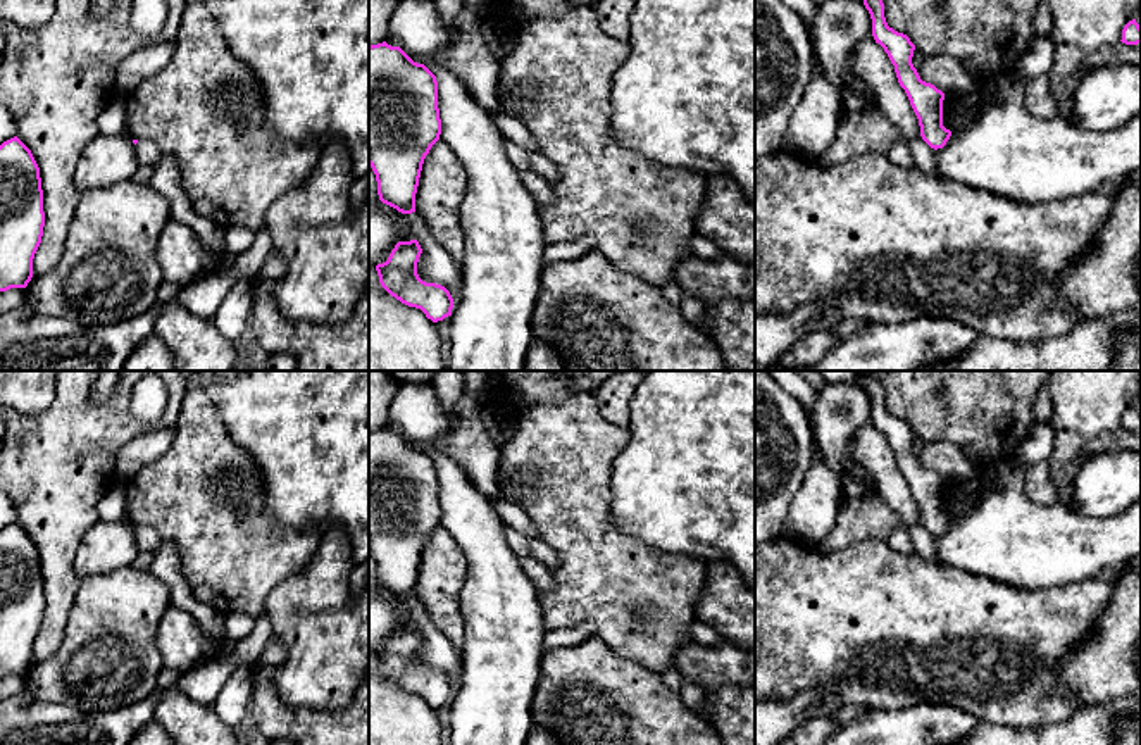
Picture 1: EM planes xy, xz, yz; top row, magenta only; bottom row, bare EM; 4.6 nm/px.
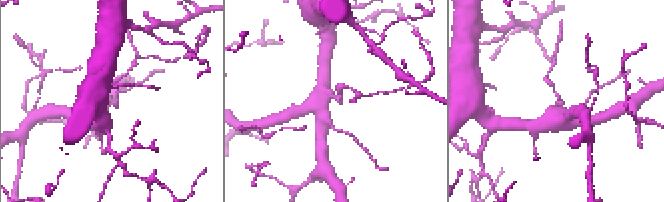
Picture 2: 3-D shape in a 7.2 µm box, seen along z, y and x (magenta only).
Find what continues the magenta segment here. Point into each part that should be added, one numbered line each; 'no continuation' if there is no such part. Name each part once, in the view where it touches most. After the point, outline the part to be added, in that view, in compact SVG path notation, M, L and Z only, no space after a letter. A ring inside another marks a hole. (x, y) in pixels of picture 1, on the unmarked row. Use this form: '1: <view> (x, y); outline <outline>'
1: xy (149, 540); outline M138 526L138 529L134 531L134 538L136 538L138 548L148 554L153 554L162 542L162 536L150 526Z

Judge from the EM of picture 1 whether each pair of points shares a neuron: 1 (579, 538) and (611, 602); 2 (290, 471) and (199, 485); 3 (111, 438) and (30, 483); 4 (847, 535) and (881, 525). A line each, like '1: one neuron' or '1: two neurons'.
1: one neuron
2: two neurons
3: one neuron
4: one neuron

